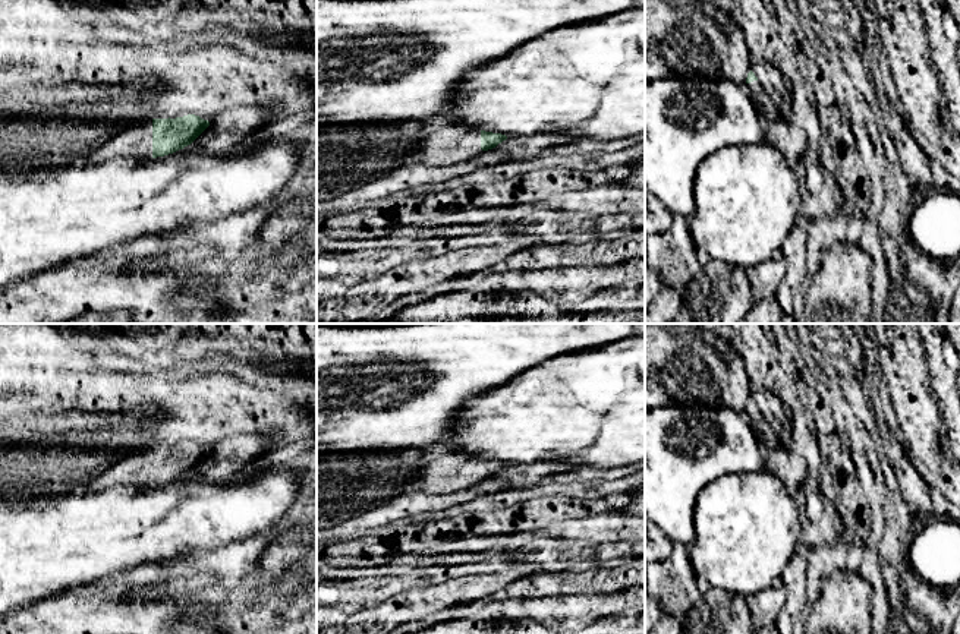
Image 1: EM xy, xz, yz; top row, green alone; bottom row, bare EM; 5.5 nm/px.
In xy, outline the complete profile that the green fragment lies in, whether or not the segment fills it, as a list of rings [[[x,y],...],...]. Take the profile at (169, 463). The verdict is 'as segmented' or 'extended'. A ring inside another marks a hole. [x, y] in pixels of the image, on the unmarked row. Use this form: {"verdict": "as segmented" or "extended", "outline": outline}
{"verdict": "extended", "outline": [[[195,442],[152,447],[120,458],[98,477],[98,483],[103,489],[164,485],[191,473],[208,454],[208,448]]]}

